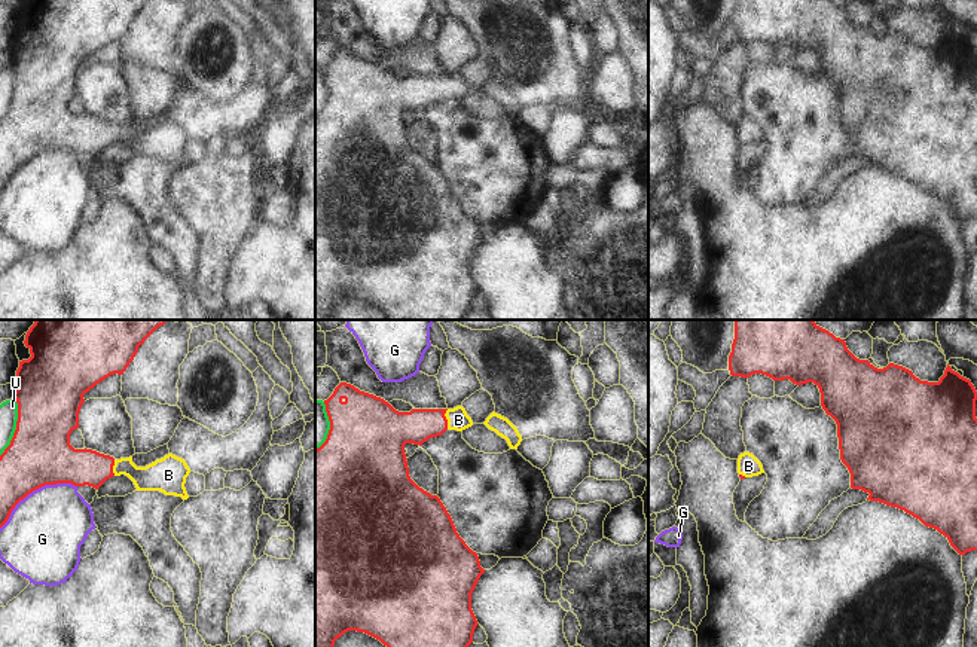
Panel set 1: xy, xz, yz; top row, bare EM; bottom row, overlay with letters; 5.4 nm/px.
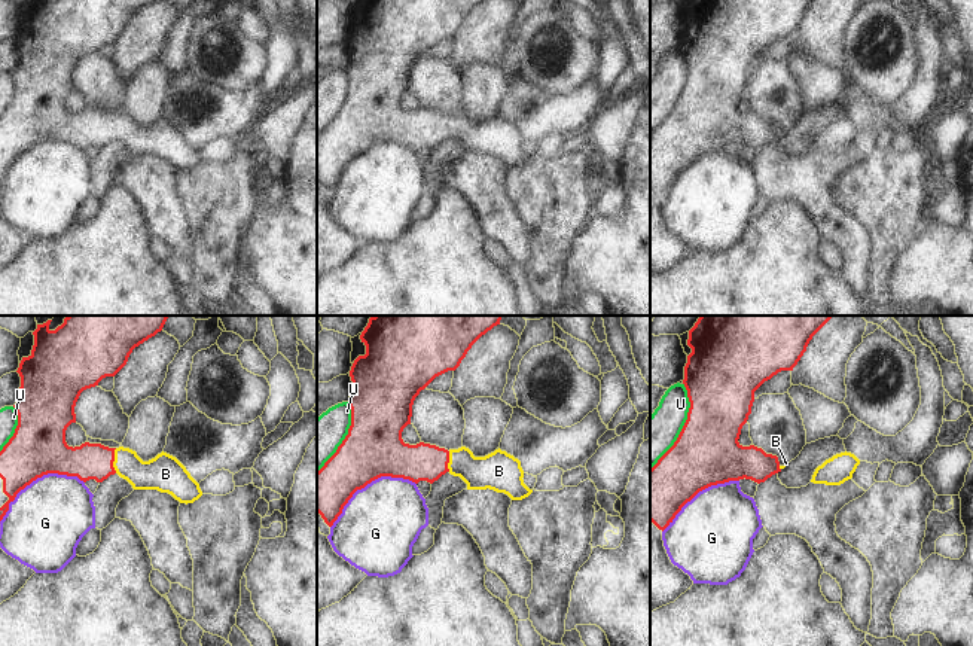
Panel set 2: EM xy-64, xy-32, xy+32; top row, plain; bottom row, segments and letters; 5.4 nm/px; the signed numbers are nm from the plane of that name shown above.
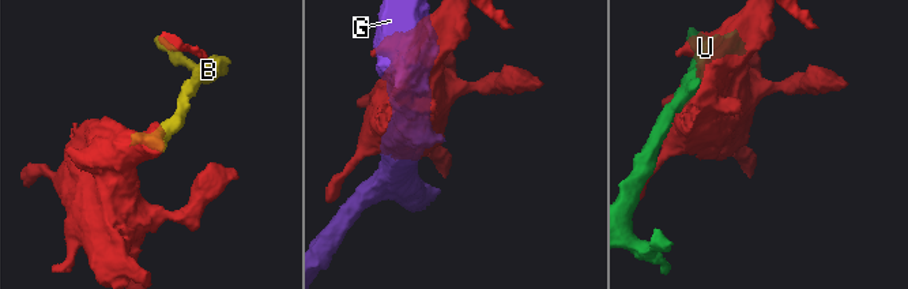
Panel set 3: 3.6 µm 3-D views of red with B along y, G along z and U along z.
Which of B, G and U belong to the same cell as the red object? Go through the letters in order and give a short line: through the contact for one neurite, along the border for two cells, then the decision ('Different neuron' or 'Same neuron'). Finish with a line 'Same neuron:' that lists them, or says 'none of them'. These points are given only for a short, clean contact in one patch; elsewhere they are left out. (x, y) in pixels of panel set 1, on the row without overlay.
B: Line: xz (418, 92), (446, 87), (458, 87). Same neuron
G: Different neuron
U: Different neuron
Same neuron: B

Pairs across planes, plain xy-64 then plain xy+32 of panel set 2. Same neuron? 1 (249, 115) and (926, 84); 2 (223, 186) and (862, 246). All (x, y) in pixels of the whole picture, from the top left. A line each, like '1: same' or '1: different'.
1: same
2: different

